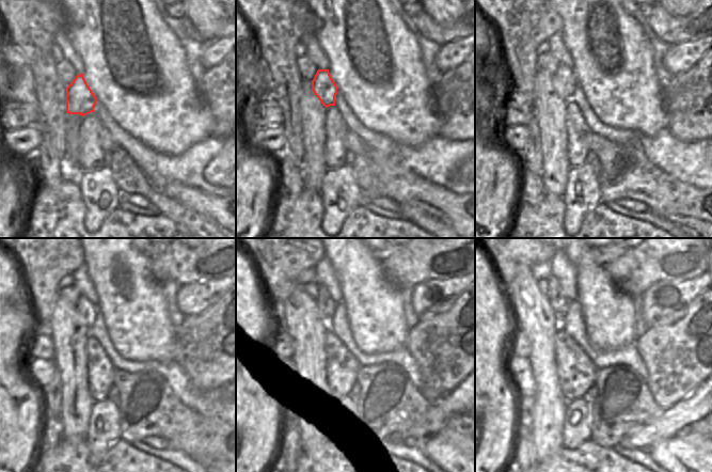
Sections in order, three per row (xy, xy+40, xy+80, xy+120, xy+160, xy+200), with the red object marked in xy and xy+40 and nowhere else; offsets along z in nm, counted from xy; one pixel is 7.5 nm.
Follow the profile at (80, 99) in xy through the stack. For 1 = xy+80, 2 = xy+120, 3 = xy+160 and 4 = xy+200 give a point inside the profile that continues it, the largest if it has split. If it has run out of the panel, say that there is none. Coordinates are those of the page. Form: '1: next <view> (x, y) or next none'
1: next xy+80 (564, 79)
2: next xy+120 (86, 310)
3: next xy+160 (326, 305)
4: next xy+200 (559, 304)

